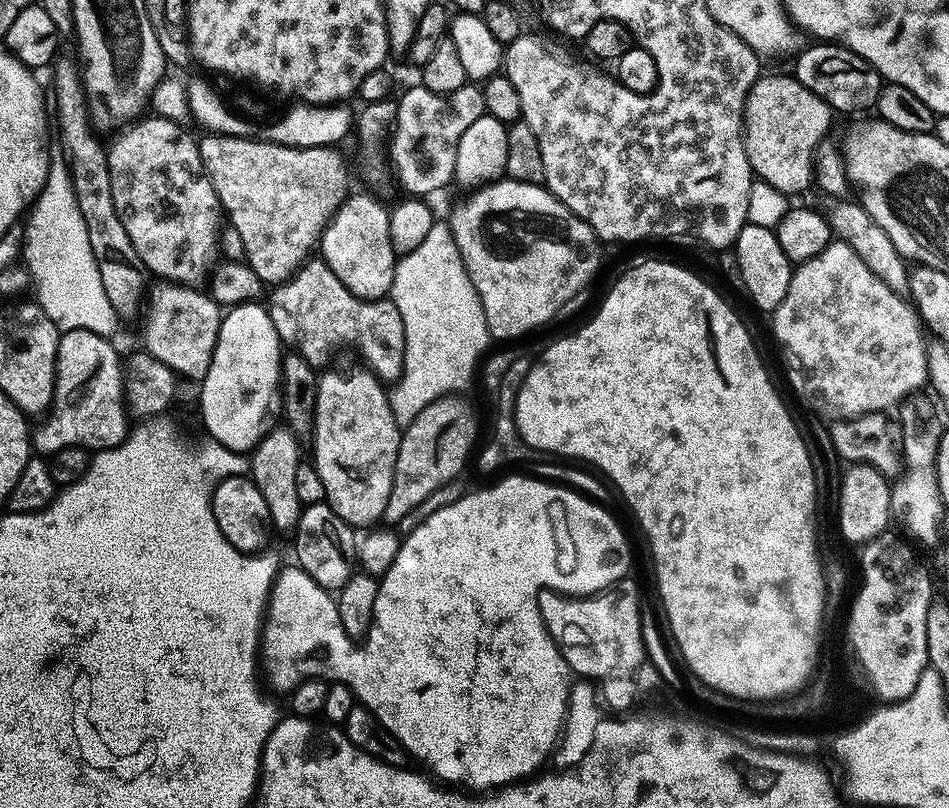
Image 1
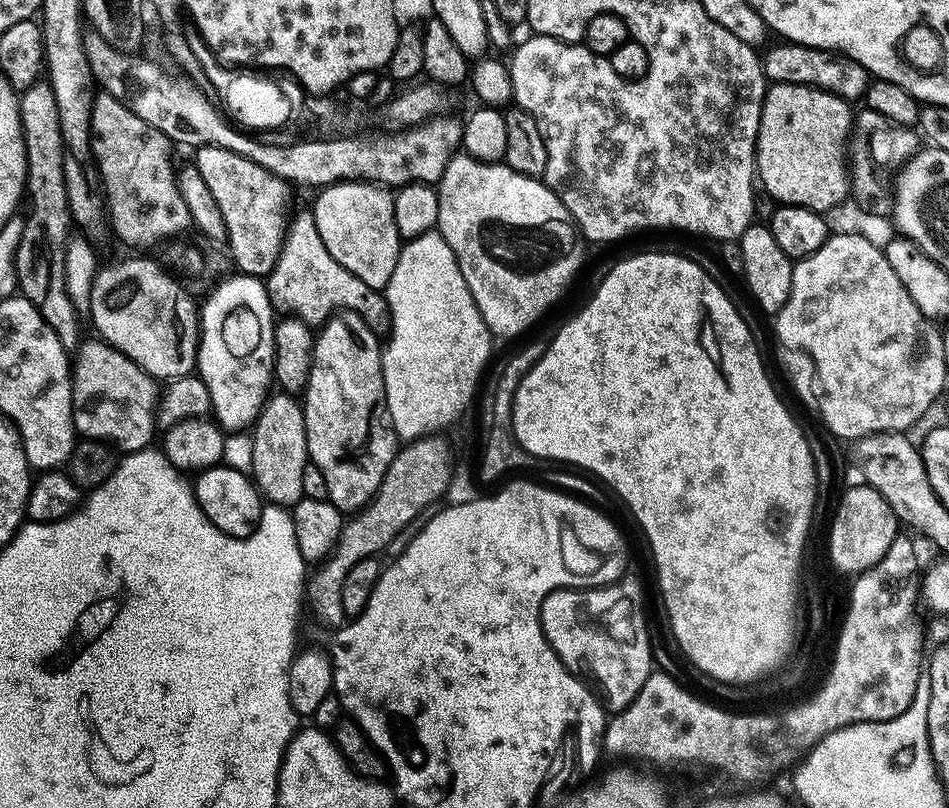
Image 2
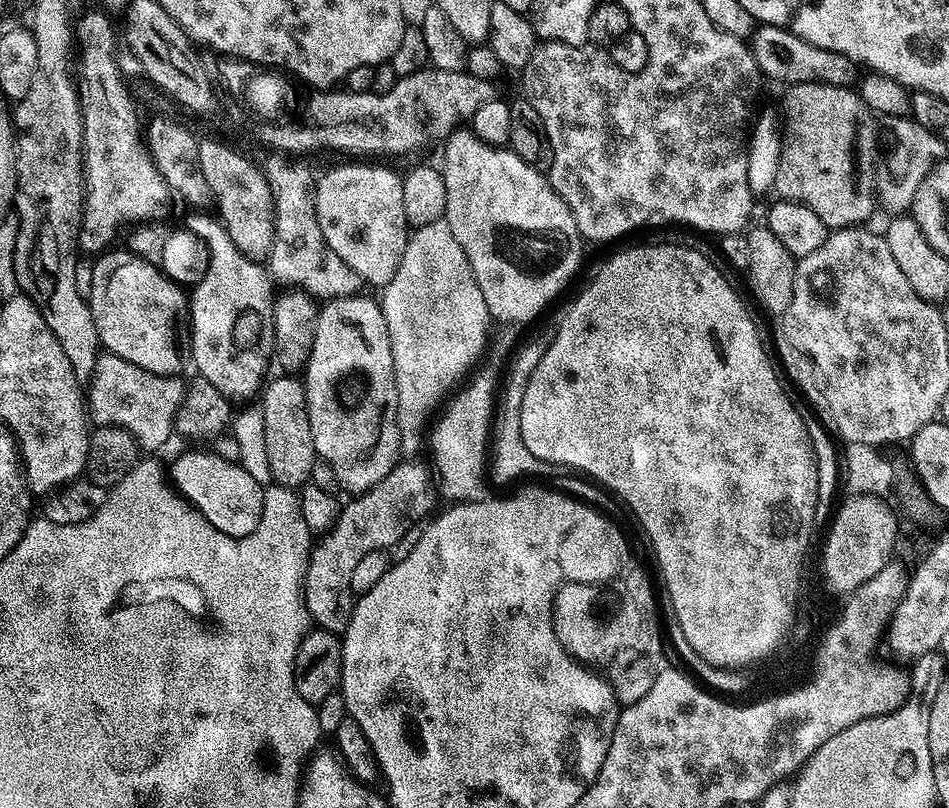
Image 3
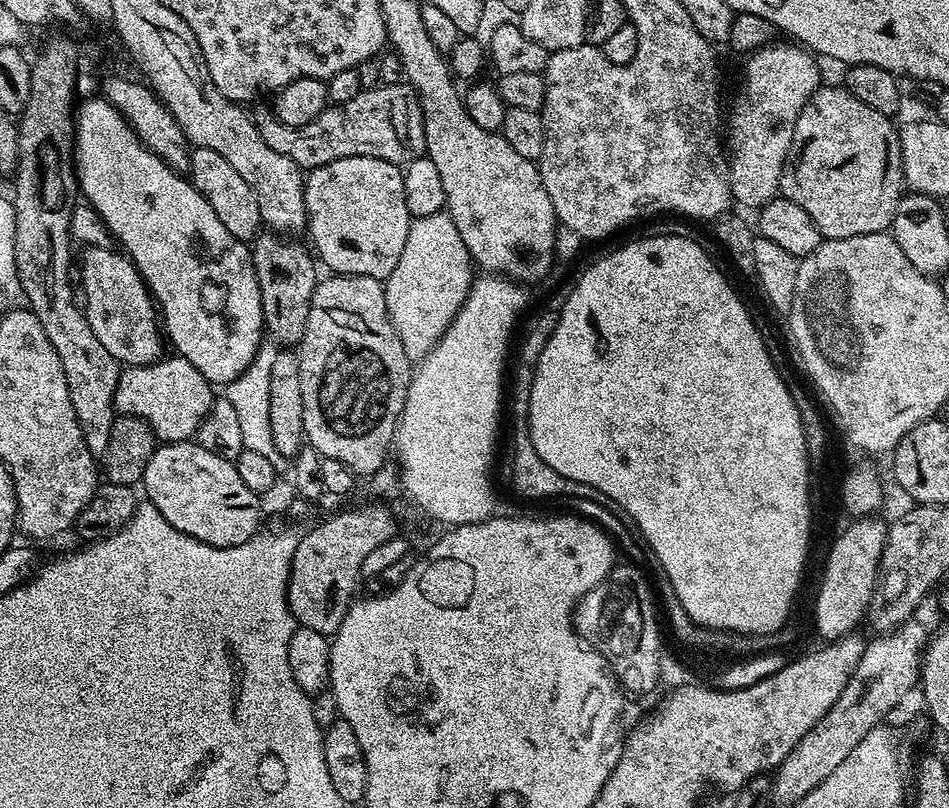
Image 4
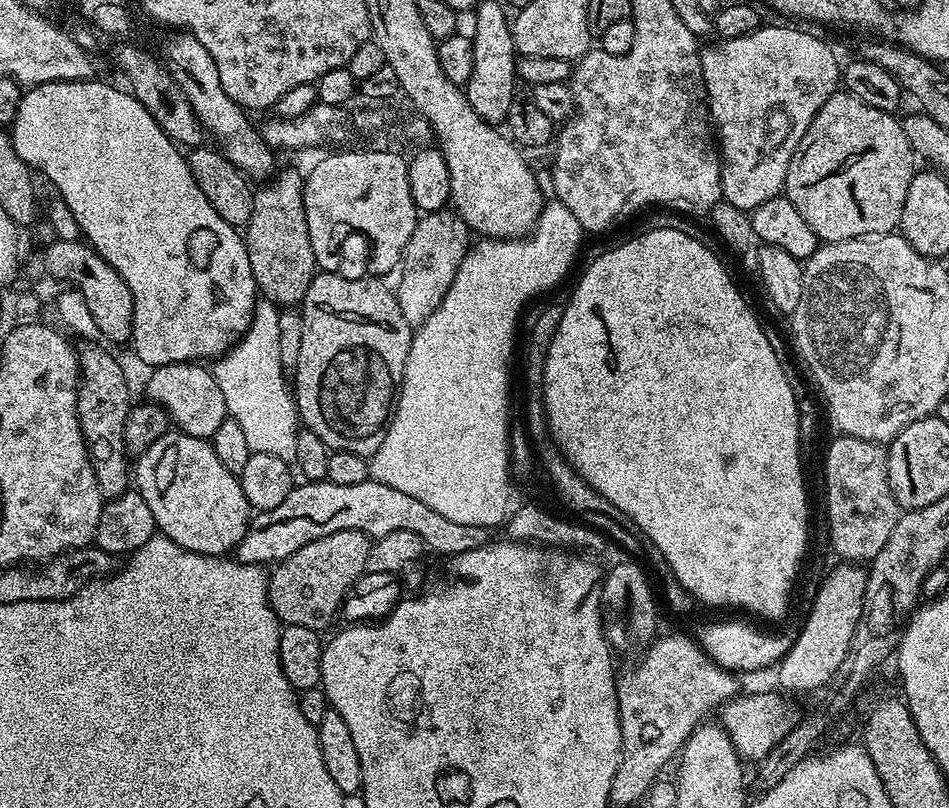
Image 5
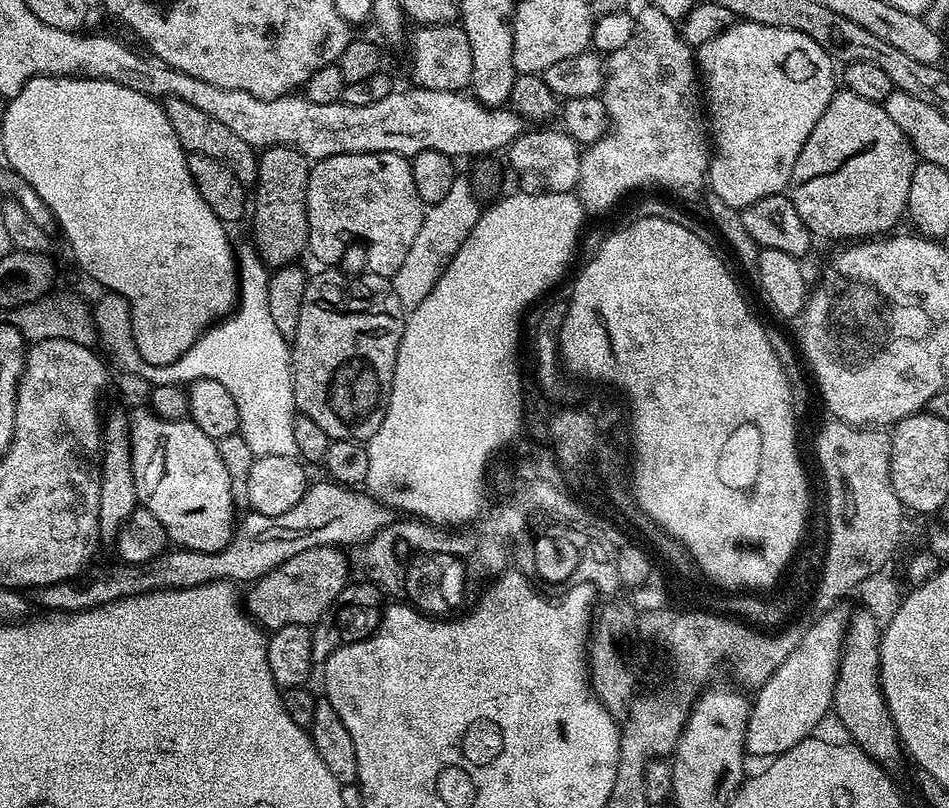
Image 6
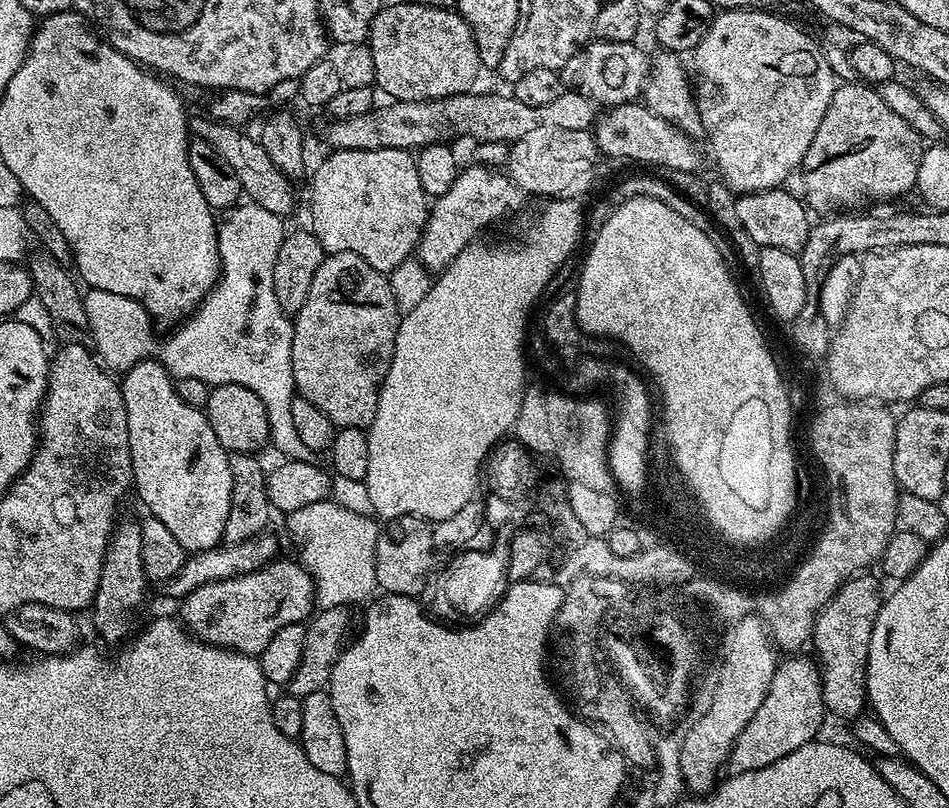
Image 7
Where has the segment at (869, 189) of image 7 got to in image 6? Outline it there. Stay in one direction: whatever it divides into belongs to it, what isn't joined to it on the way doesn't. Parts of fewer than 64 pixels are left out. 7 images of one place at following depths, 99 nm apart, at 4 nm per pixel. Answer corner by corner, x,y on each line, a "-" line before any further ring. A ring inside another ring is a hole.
840,90
832,97
830,106
826,106
826,114
818,118
818,126
810,130
810,138
806,138
806,146
802,146
798,162
794,162
786,195
794,202
794,210
798,210
813,237
844,240
840,242
876,238
891,233
895,229
892,227
900,219
905,219
910,178
914,178
917,163
918,157
912,149
911,140
904,137
904,128
886,114
883,104
875,104
866,98
858,98
858,94
853,92

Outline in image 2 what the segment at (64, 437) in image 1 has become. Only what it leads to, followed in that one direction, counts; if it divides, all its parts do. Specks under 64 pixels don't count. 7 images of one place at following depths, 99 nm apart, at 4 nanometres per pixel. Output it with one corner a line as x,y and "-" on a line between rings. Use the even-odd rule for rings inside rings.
99,338
91,339
88,341
85,339
75,349
74,359
70,364
72,369
72,424
81,437
107,442
113,449
121,448
121,453
124,454
141,452
141,450
153,443
152,432
157,431
157,381
141,370
133,360
126,358
126,354
122,354
109,344
105,344

